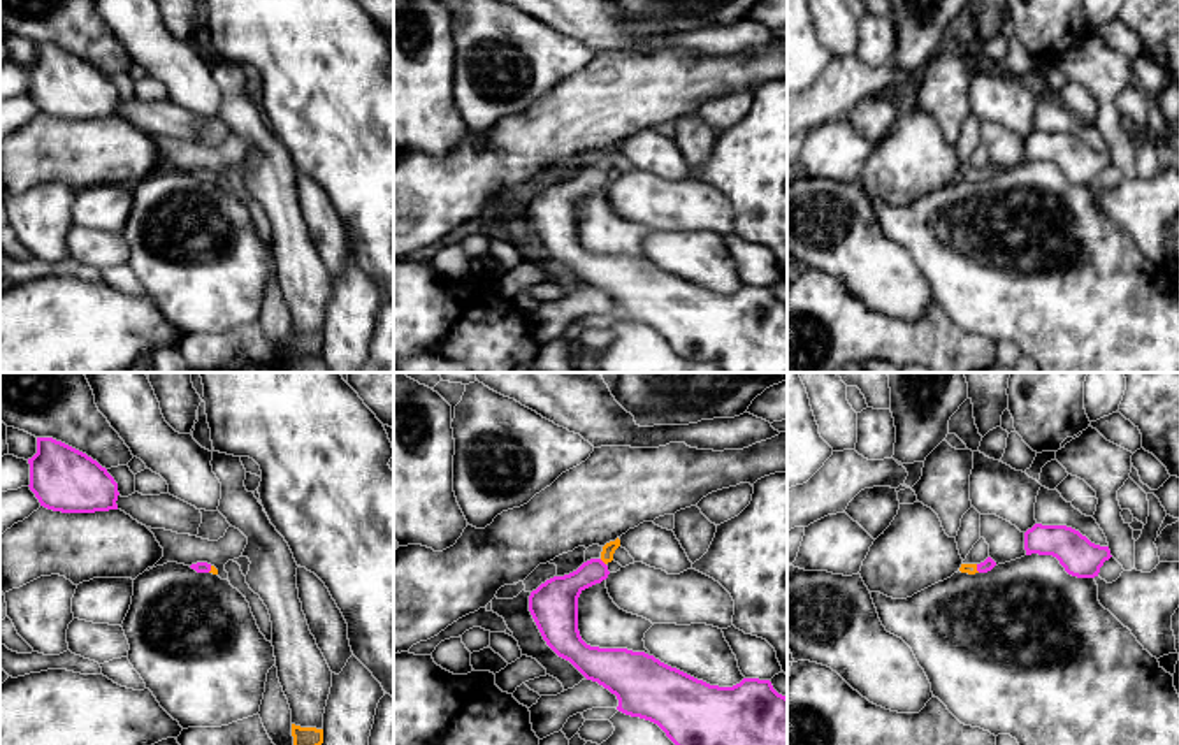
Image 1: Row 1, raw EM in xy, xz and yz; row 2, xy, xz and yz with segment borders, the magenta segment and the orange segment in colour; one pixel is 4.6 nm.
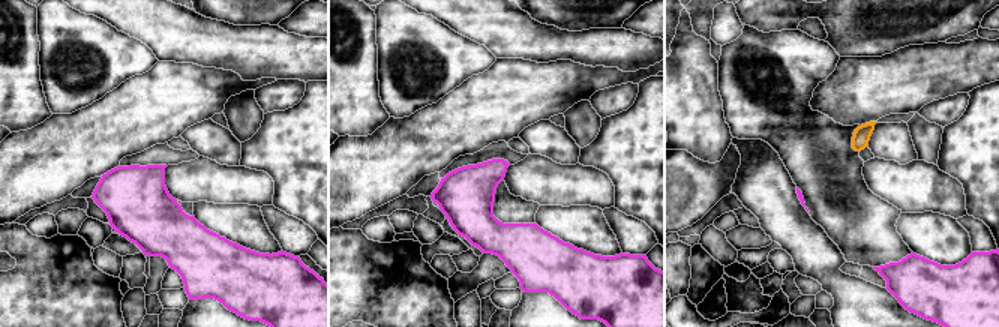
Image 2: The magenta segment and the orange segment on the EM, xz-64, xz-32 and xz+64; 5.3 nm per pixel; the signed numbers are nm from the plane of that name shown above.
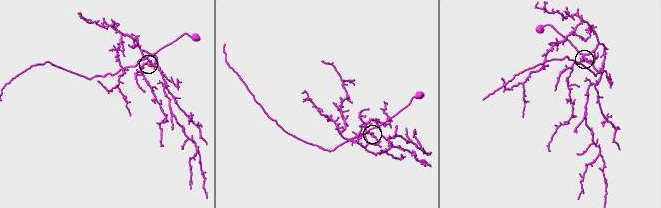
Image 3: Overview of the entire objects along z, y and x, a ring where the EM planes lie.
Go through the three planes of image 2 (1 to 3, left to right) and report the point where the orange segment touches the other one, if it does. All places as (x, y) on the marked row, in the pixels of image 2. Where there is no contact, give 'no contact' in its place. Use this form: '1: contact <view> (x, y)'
1: no contact
2: no contact
3: no contact

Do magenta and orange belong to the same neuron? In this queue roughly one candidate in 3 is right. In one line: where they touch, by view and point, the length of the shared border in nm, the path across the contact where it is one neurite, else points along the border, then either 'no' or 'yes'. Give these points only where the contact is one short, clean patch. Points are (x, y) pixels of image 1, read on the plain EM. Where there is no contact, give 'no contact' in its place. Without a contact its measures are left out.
xz (603, 169) | 40 nm | across xz (559, 201), (603, 169), (607, 162) | yes

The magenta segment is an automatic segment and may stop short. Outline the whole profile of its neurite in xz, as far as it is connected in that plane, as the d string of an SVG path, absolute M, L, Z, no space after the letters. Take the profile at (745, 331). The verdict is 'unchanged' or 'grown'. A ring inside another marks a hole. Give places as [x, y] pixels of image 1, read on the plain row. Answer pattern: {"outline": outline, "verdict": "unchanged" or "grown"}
{"outline": "M617 144L603 153L599 165L583 169L569 181L553 183L531 199L529 218L546 251L587 286L615 300L618 318L657 330L678 355L715 364L722 372L787 372L787 304L770 286L743 285L733 293L710 292L645 258L599 255L582 246L578 204L608 184L606 170L618 153Z", "verdict": "grown"}

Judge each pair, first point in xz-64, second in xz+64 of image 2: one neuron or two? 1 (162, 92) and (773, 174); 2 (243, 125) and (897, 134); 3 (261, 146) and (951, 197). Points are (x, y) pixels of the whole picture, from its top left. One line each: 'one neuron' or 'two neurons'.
1: two neurons
2: two neurons
3: two neurons

